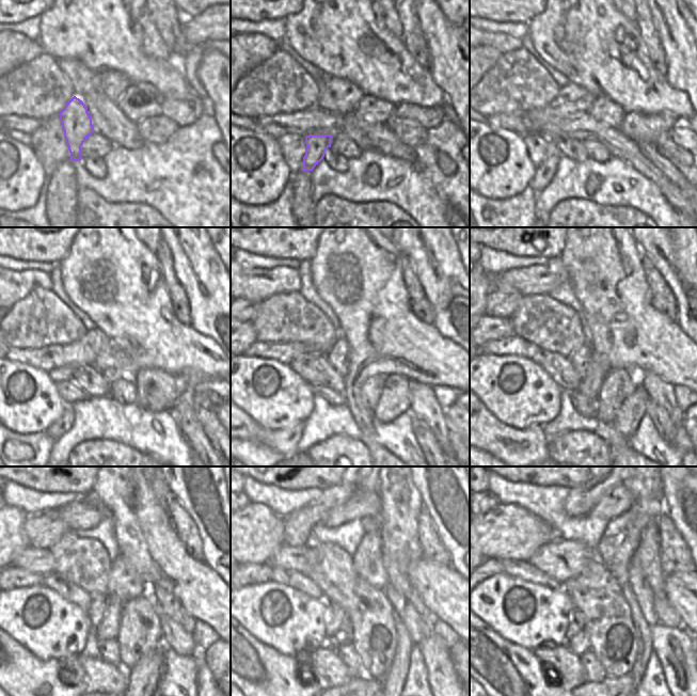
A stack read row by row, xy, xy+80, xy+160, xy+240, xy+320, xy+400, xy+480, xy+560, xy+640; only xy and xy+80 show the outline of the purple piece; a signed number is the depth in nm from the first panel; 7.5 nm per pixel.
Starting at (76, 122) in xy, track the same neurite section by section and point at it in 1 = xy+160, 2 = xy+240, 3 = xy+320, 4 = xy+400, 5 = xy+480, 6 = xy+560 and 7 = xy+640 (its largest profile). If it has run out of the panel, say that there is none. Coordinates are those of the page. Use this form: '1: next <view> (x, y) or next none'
1: next xy+160 (547, 169)
2: next xy+240 (64, 423)
3: next xy+320 (284, 441)
4: next xy+400 (504, 442)
5: next xy+480 (34, 683)
6: next xy+560 (273, 683)
7: next xy+640 (517, 683)

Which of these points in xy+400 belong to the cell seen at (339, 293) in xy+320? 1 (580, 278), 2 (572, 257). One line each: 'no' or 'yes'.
1: yes
2: yes

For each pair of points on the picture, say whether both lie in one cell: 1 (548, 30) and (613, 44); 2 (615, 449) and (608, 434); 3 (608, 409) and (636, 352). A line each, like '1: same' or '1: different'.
1: same
2: same
3: different

